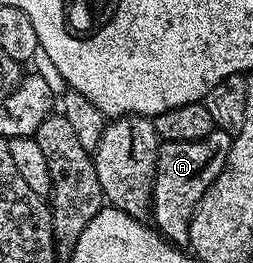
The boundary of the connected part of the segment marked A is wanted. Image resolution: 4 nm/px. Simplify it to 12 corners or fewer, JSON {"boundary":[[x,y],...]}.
{"boundary":[[234,133],[158,147],[151,220],[188,245],[191,218],[219,178]]}

